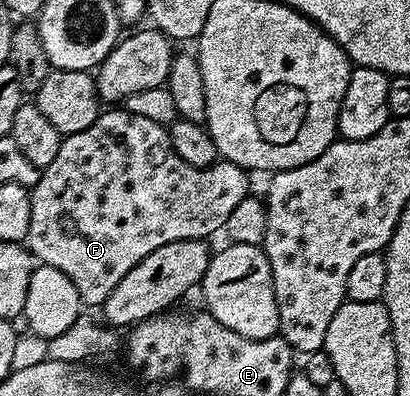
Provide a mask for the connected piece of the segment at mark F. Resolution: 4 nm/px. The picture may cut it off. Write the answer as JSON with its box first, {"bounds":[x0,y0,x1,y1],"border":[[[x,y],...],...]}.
{"bounds":[25,106,251,306],"border":[[[118,106],[111,108],[114,108],[111,112],[103,111],[99,114],[96,122],[92,122],[92,126],[88,126],[88,130],[80,130],[71,136],[63,136],[60,150],[56,150],[56,158],[52,158],[52,162],[48,162],[48,166],[41,169],[37,182],[30,189],[32,218],[28,222],[25,247],[31,257],[35,261],[38,260],[39,265],[60,270],[60,274],[68,274],[68,278],[72,278],[72,286],[76,286],[76,294],[80,294],[83,305],[86,306],[103,304],[108,298],[108,294],[112,294],[112,290],[116,290],[116,282],[120,282],[120,278],[124,278],[124,274],[128,274],[128,270],[132,270],[132,266],[136,266],[136,262],[148,258],[148,254],[152,254],[152,250],[160,250],[160,246],[168,246],[168,242],[180,242],[181,240],[202,242],[198,240],[212,235],[213,232],[221,233],[228,222],[228,214],[232,214],[232,210],[251,191],[249,180],[251,177],[248,175],[247,169],[224,159],[219,159],[203,169],[190,166],[173,150],[168,131],[163,125],[152,122],[152,118],[132,114]]]}

